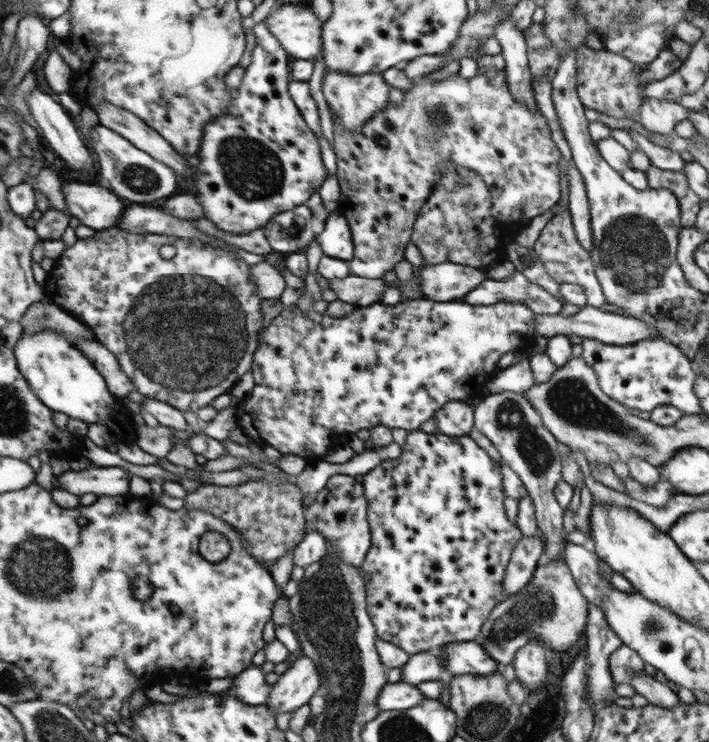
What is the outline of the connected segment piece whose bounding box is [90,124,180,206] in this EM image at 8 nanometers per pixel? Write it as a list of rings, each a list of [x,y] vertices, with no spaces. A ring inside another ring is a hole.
[[[102,124],[94,126],[90,136],[92,136],[91,146],[96,152],[104,181],[116,194],[132,203],[140,202],[140,205],[147,206],[152,206],[152,202],[158,202],[160,198],[176,194],[180,184],[178,184],[178,172],[174,168],[170,168],[168,164],[164,164],[162,160],[158,160],[115,129]]]

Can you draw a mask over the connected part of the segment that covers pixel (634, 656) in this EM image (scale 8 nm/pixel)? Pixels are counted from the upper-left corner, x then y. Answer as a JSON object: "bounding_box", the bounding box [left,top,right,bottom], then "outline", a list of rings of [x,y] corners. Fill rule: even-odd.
{"bounding_box":[608,645,644,685],"outline":[[[622,645],[608,655],[608,668],[615,685],[630,684],[644,670],[644,662],[636,650]]]}

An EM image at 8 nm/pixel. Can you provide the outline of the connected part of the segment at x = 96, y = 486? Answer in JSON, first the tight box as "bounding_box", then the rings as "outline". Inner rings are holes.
{"bounding_box":[55,466,130,496],"outline":[[[122,466],[118,468],[90,468],[88,470],[74,471],[70,469],[64,472],[62,475],[55,477],[60,487],[66,487],[68,491],[82,496],[82,494],[90,494],[90,492],[96,495],[110,495],[120,496],[126,495],[130,492],[130,472]]]}

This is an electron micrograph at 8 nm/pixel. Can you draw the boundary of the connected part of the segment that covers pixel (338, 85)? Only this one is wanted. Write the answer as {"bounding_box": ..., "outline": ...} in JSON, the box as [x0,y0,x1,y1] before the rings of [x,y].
{"bounding_box":[322,70,391,132],"outline":[[[330,70],[328,74],[324,73],[322,91],[330,110],[336,114],[336,122],[344,124],[348,132],[358,132],[372,116],[384,111],[390,103],[391,86],[384,81],[381,73],[352,75]]]}

